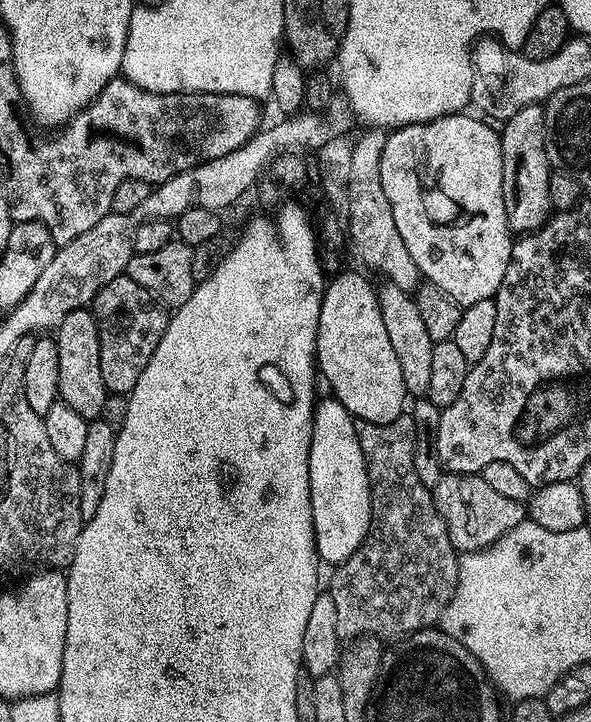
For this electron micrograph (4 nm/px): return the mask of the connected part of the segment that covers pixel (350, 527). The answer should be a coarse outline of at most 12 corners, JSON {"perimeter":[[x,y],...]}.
{"perimeter":[[324,400],[310,431],[316,555],[344,564],[372,499],[356,420]]}

